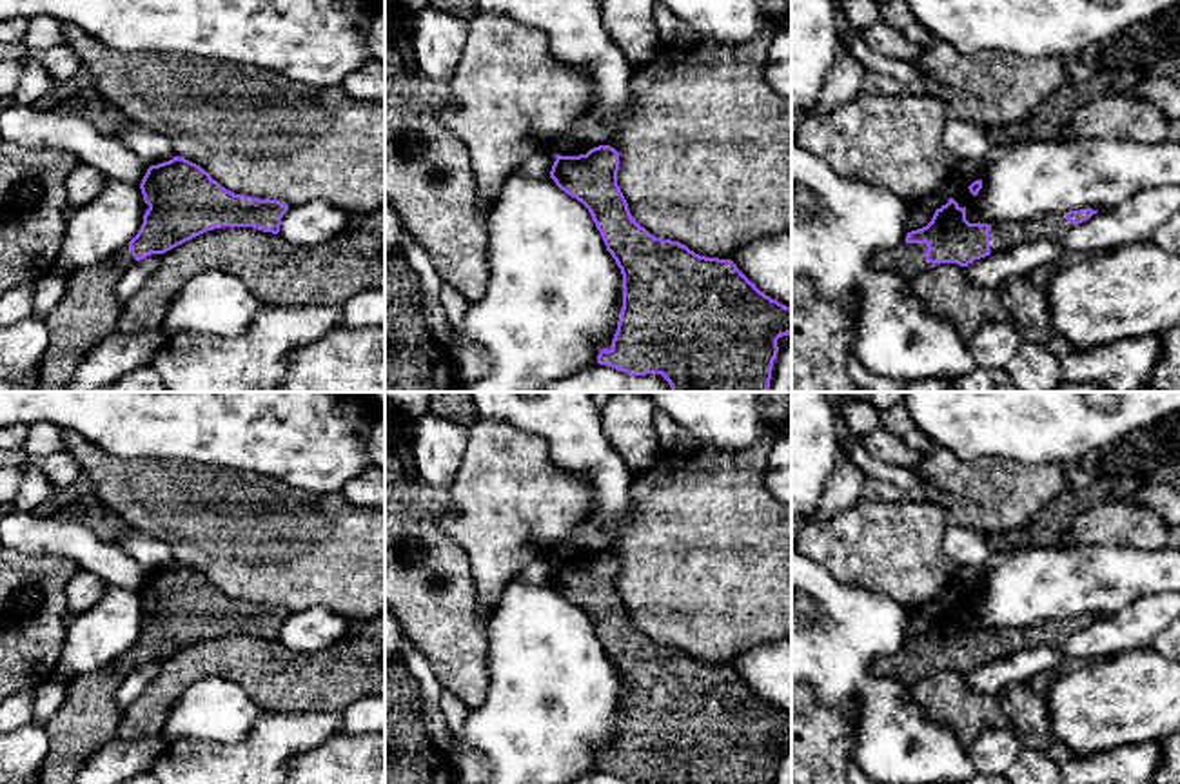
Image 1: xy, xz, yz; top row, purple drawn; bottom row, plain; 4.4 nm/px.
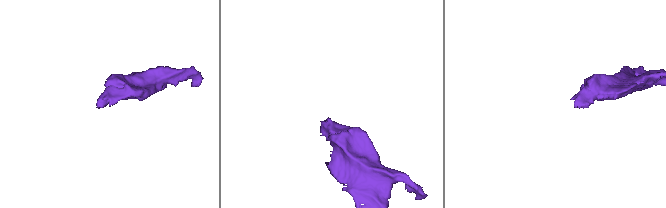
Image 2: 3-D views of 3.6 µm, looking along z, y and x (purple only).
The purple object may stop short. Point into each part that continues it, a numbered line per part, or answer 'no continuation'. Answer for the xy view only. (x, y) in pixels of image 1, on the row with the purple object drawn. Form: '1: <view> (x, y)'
1: xy (88, 313)

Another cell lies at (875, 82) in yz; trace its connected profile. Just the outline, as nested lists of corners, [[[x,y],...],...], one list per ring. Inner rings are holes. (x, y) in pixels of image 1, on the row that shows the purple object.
[[[868,71],[864,78],[864,91],[871,94],[899,96],[904,87],[890,74]]]

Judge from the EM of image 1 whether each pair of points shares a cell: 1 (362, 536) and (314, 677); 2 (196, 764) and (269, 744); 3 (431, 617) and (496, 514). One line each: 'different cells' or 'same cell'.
1: different cells
2: same cell
3: different cells

